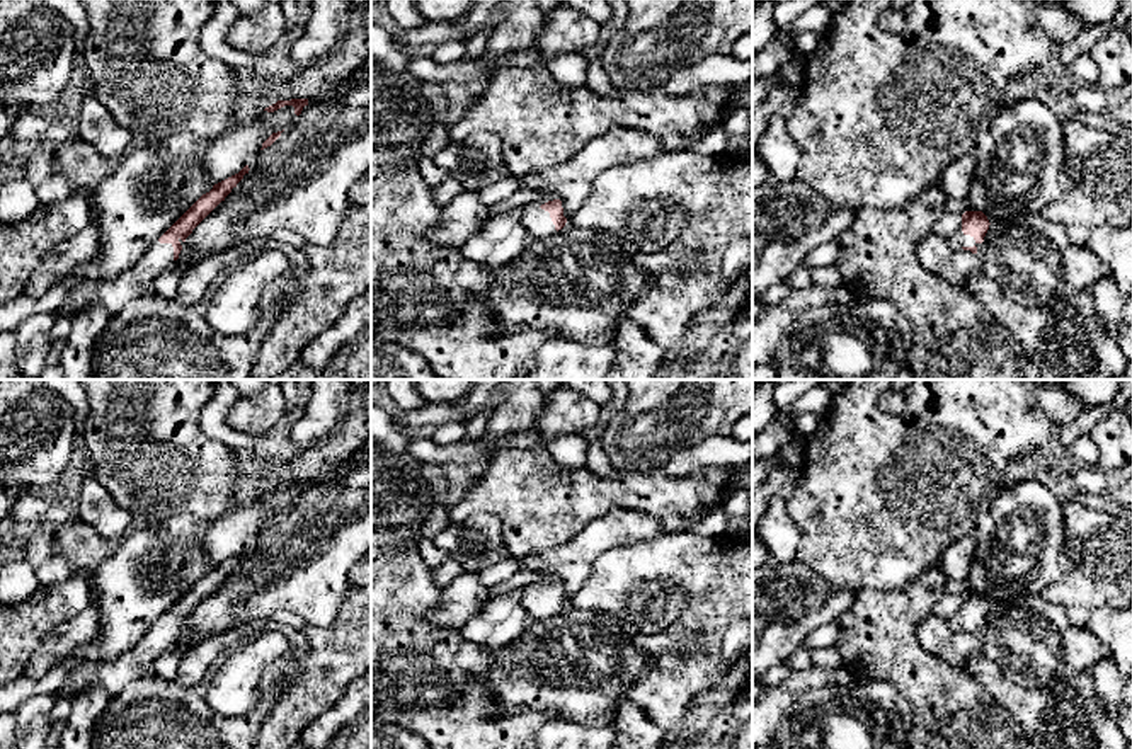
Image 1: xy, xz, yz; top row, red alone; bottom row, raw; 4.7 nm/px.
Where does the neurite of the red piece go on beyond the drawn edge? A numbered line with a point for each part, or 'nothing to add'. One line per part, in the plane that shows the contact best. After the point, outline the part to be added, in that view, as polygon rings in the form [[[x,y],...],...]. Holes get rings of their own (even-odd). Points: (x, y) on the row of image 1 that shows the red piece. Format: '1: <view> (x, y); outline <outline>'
1: yz (959, 240); outline [[[962,228],[950,238],[950,243],[955,247],[955,249],[958,249],[958,250],[963,250],[965,247],[977,247],[977,254],[982,250],[982,245],[984,245],[984,242],[982,243],[977,243],[975,240],[974,240],[974,237],[970,237],[970,235],[965,235],[963,232],[962,232]]]

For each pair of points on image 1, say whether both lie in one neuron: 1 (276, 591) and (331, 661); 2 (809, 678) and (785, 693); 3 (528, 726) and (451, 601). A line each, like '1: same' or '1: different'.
1: different
2: same
3: different

